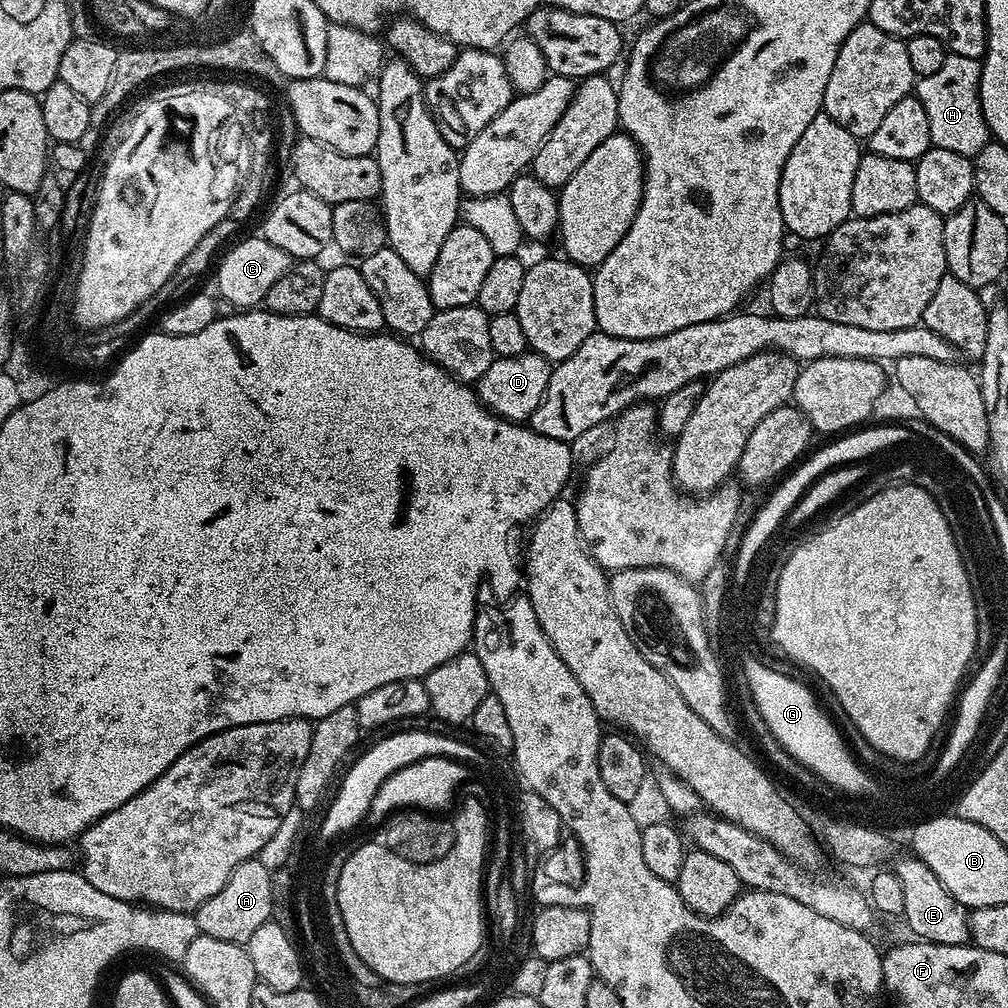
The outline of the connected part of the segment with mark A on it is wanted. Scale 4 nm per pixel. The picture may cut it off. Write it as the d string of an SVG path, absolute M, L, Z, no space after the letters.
M258 858L239 864L234 874L226 878L226 886L222 886L214 898L206 898L206 902L196 908L194 915L200 935L218 938L221 942L247 945L250 934L273 919L272 879L273 873L268 872Z

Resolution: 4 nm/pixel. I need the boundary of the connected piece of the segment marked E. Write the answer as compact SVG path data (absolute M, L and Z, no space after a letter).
M907 854L894 865L894 871L898 882L902 882L902 895L904 896L904 915L903 923L908 923L908 928L913 932L917 941L929 940L931 944L966 944L969 943L970 933L968 930L969 909L965 908L955 900L946 890L946 886L942 886L942 882L938 882L938 878L934 874L934 870L930 870L923 862L916 857L915 854Z

